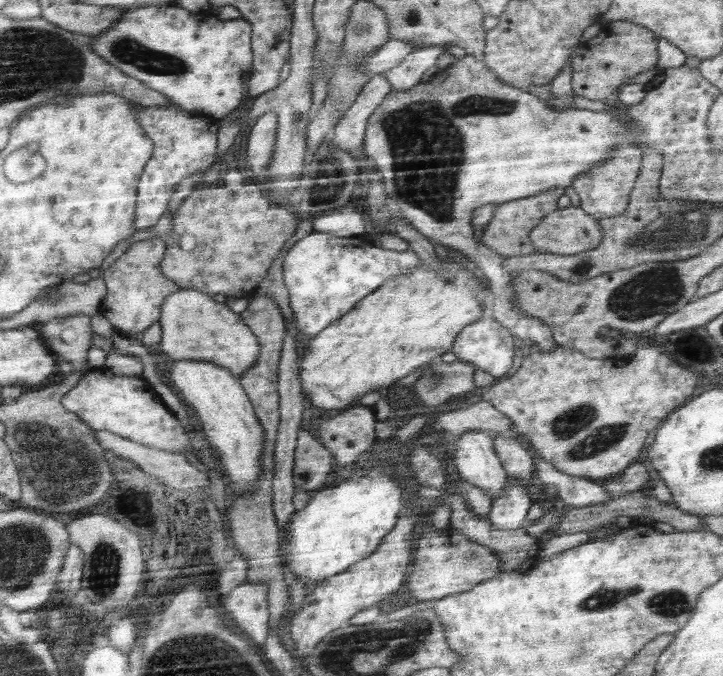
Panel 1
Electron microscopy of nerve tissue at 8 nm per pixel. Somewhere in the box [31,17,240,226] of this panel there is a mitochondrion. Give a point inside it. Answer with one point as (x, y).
(127, 50)

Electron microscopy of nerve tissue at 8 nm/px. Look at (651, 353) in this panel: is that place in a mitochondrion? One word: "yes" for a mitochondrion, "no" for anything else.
no

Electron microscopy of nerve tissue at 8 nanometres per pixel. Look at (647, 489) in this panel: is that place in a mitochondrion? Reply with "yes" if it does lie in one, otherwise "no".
no

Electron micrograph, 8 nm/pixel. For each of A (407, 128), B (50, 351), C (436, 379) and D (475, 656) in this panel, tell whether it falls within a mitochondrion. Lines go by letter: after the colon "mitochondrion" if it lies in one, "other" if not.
A: mitochondrion
B: other
C: mitochondrion
D: other

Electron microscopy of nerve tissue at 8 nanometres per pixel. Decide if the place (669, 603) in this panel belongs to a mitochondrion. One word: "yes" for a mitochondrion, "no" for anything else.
yes

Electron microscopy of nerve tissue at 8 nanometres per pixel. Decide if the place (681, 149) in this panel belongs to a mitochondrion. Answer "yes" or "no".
no

